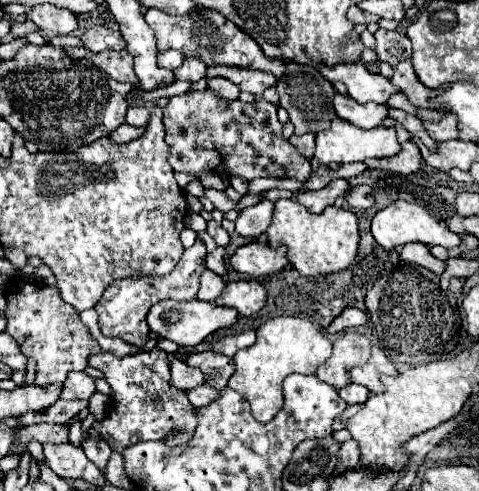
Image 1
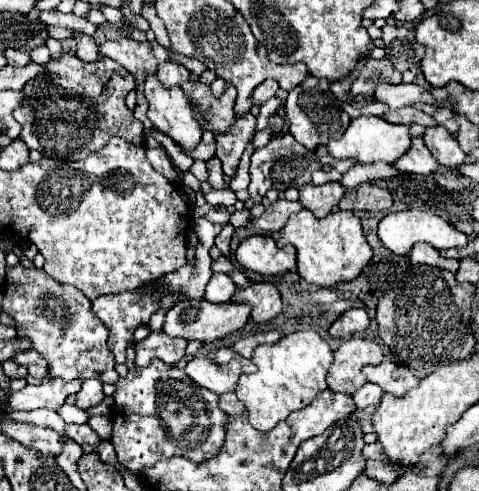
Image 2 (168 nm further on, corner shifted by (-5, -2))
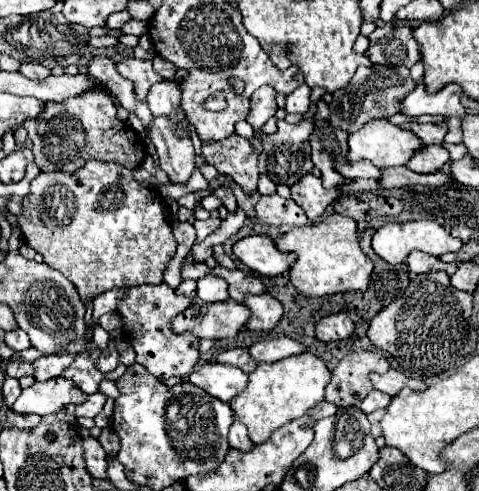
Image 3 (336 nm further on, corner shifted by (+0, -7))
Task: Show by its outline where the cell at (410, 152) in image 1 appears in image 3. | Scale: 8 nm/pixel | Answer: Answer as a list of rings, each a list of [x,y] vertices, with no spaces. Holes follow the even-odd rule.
[[[422,146],[410,160],[408,160],[408,168],[412,172],[418,172],[418,174],[432,174],[432,172],[438,172],[444,164],[448,164],[450,156],[446,152],[446,148],[442,146]]]

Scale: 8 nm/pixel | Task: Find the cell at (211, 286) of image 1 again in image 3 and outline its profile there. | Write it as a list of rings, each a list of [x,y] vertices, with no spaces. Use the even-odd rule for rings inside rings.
[[[204,276],[198,280],[198,298],[202,302],[226,302],[228,284],[218,276]]]

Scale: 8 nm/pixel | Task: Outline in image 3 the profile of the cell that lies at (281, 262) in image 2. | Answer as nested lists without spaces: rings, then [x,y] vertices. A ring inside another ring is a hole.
[[[246,236],[232,246],[234,256],[260,276],[280,276],[294,266],[294,254],[282,254],[270,236]]]

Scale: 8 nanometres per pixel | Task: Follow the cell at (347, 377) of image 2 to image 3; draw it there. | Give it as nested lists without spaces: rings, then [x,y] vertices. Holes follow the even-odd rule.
[[[348,352],[332,370],[332,380],[326,386],[326,400],[336,406],[358,404],[370,390],[374,390],[368,374],[384,374],[388,368],[390,364],[380,352]]]

